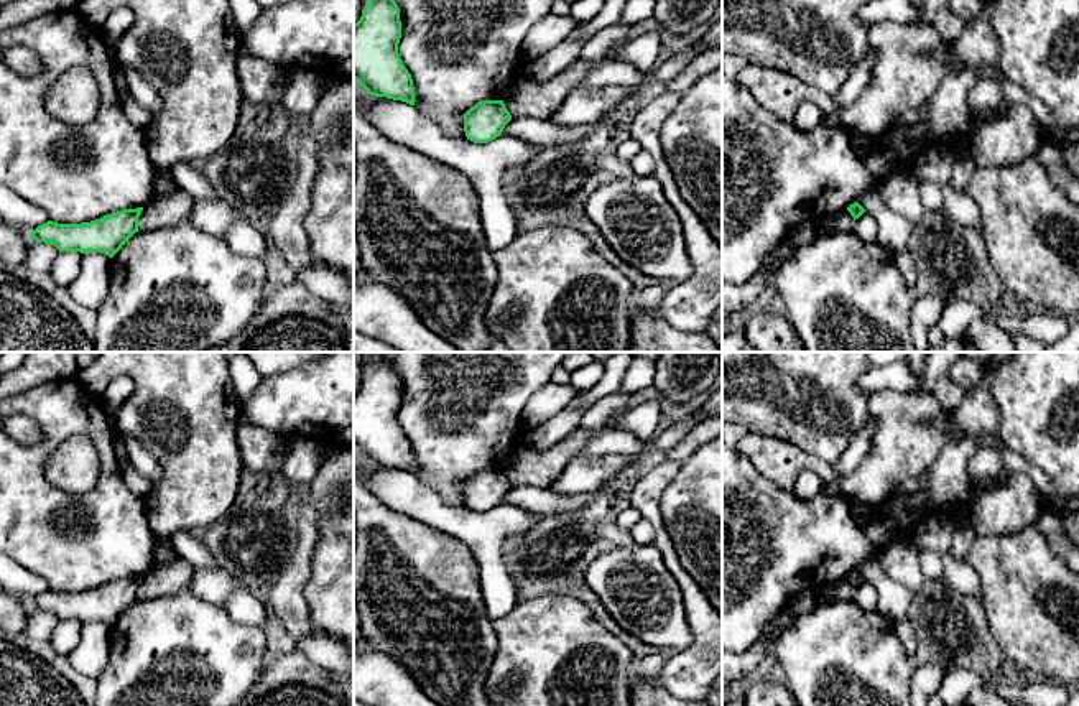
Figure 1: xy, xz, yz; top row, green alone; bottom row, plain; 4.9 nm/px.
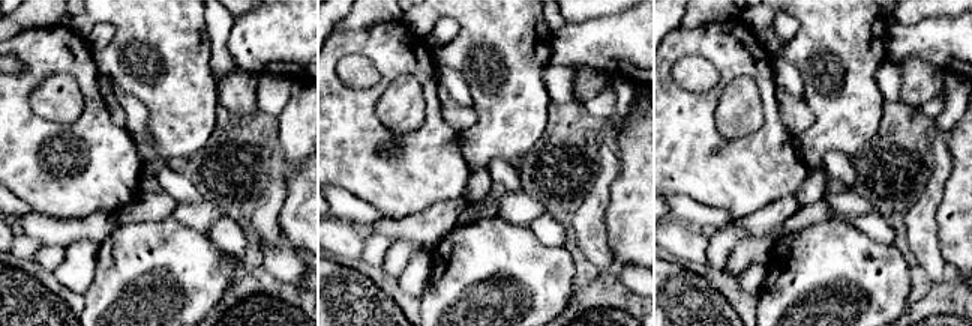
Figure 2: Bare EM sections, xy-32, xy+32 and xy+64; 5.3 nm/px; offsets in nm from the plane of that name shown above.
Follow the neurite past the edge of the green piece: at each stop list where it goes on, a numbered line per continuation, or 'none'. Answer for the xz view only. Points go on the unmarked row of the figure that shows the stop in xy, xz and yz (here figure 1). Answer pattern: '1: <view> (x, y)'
none

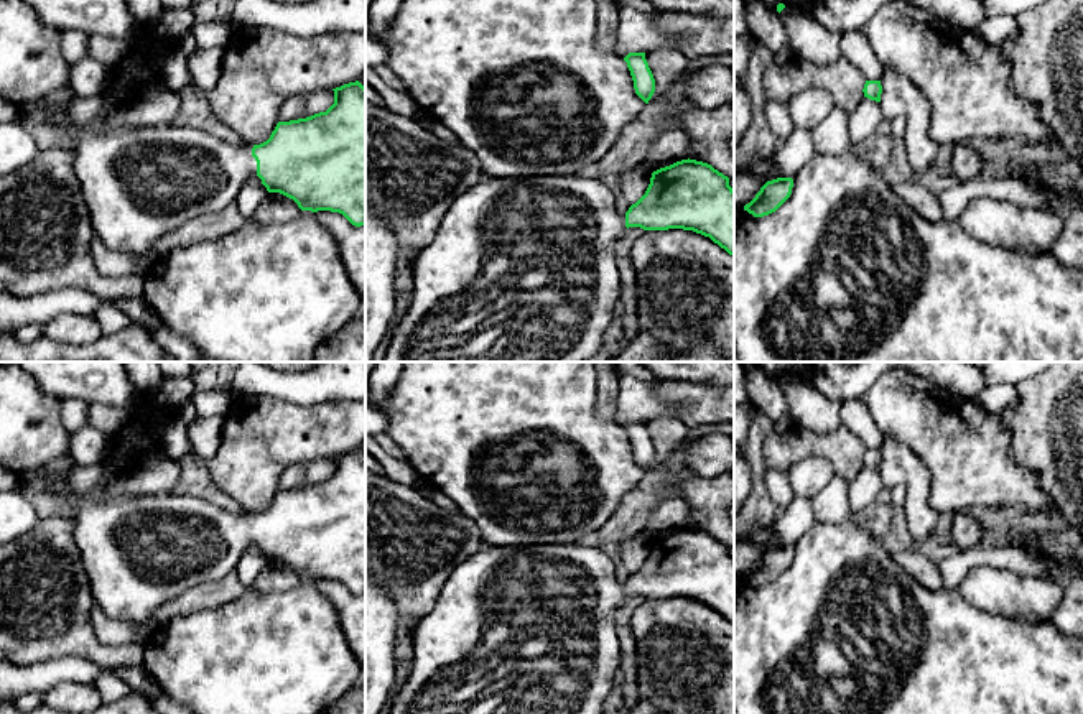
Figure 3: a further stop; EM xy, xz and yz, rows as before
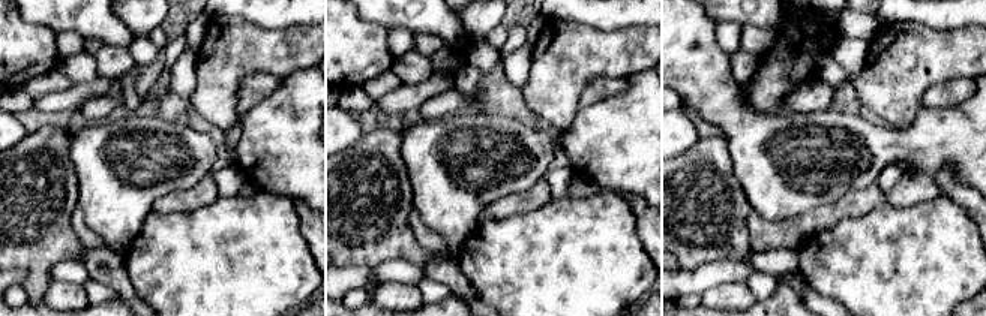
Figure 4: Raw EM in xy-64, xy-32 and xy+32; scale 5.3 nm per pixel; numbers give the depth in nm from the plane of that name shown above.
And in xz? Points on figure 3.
1: xz (515, 629)

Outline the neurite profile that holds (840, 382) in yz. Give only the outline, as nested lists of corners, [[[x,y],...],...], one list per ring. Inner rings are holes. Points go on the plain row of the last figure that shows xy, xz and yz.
[[[755,362],[772,380],[777,373],[798,375],[831,401],[861,400],[892,369],[910,370],[951,392],[974,398],[984,387],[981,369],[971,362]]]

